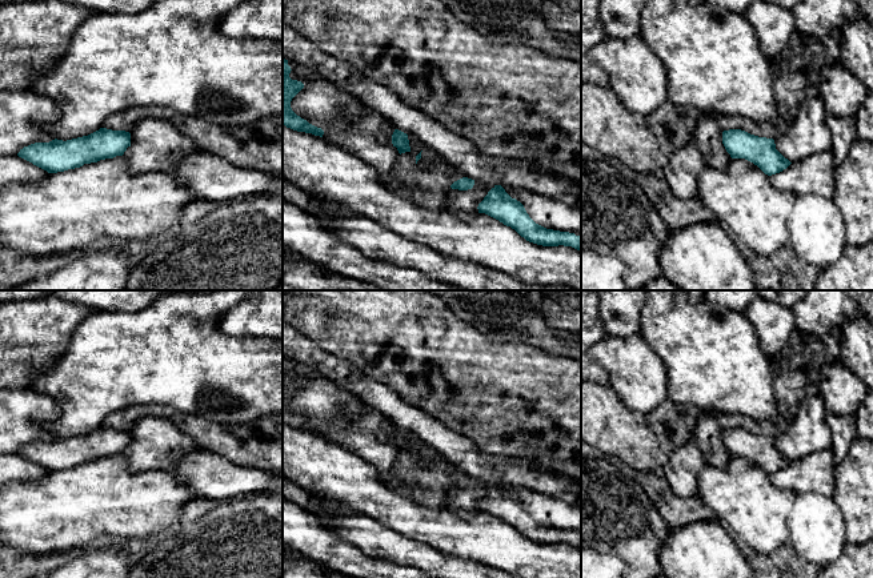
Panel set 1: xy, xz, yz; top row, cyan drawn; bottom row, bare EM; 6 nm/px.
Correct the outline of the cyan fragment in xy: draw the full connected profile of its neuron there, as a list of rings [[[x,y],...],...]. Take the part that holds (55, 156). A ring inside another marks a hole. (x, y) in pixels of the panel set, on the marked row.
[[[100,128],[88,136],[67,141],[55,139],[49,143],[31,144],[20,149],[17,156],[48,173],[57,173],[123,156],[128,146],[129,132]]]

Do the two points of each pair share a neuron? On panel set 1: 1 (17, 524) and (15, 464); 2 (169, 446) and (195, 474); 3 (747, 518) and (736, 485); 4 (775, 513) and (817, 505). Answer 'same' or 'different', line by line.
1: different
2: different
3: same
4: different

